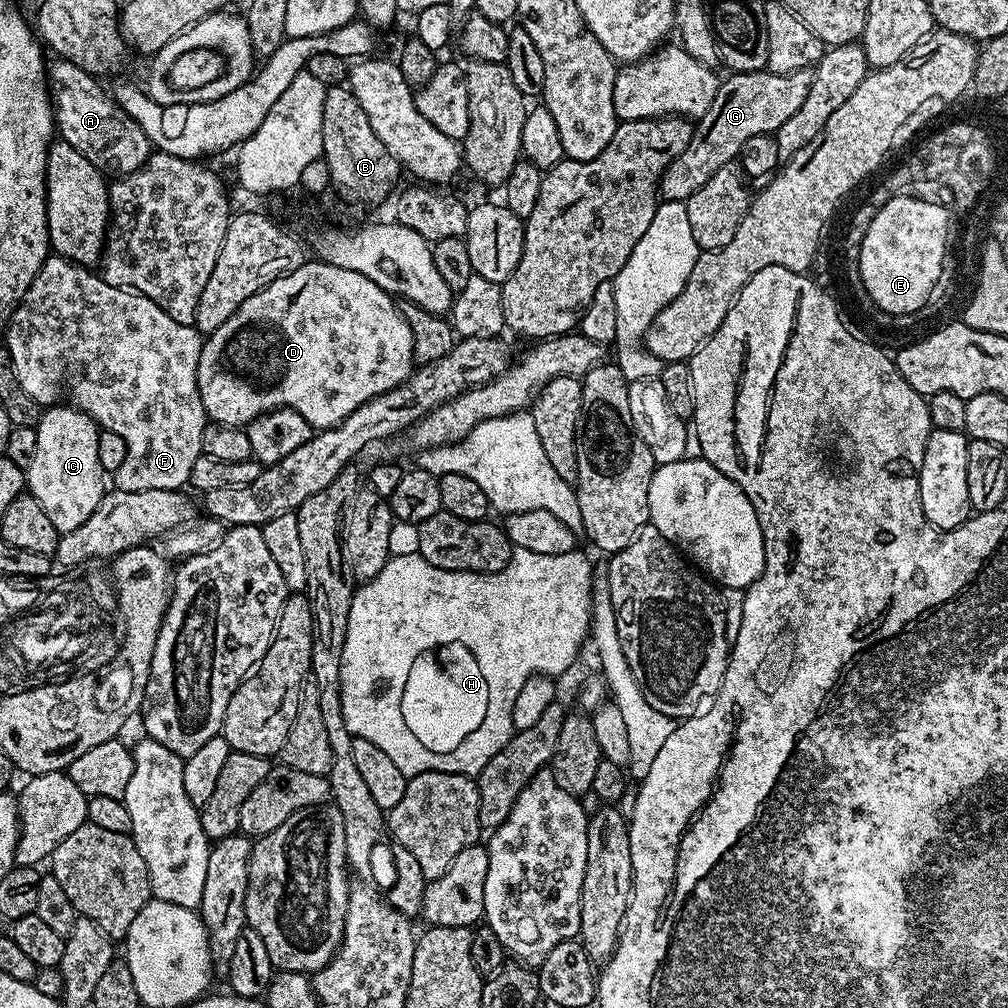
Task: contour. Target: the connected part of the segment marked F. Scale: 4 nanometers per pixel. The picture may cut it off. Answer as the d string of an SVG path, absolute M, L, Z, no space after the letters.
M52 254L38 270L34 282L30 282L26 294L20 299L16 311L13 312L6 325L6 331L8 331L6 347L10 354L10 362L14 366L14 374L18 374L18 386L22 386L22 390L26 390L26 394L30 394L30 398L34 398L34 402L38 402L41 406L52 406L59 401L56 399L59 398L60 387L64 384L65 390L72 395L71 403L75 407L79 408L81 412L88 413L103 431L122 434L122 442L126 442L128 453L126 462L122 462L122 466L118 466L118 470L114 474L117 489L130 490L131 492L183 489L185 487L183 484L187 485L192 479L194 462L204 451L202 434L206 417L198 390L198 360L204 340L193 325L174 322L174 318L170 318L170 314L166 314L166 310L162 310L162 306L150 302L150 298L146 298L142 293L110 286L104 281L103 275L96 273L95 276L92 272L95 271L89 270L83 264L73 264L64 256Z

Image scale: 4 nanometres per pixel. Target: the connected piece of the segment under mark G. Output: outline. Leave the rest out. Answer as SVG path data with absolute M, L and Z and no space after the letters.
M803 68L794 74L774 74L767 70L744 71L748 72L736 72L729 80L721 79L720 89L714 102L706 110L706 114L695 121L690 146L686 146L686 150L682 150L682 154L674 158L674 162L670 162L670 166L662 174L659 195L664 200L686 202L702 186L706 186L706 182L710 182L710 178L714 178L718 170L729 167L739 157L744 144L750 142L750 138L775 134L782 126L782 122L786 122L786 118L790 118L798 110L798 106L802 106L802 102L806 102L806 94L810 94L814 75L811 68Z

